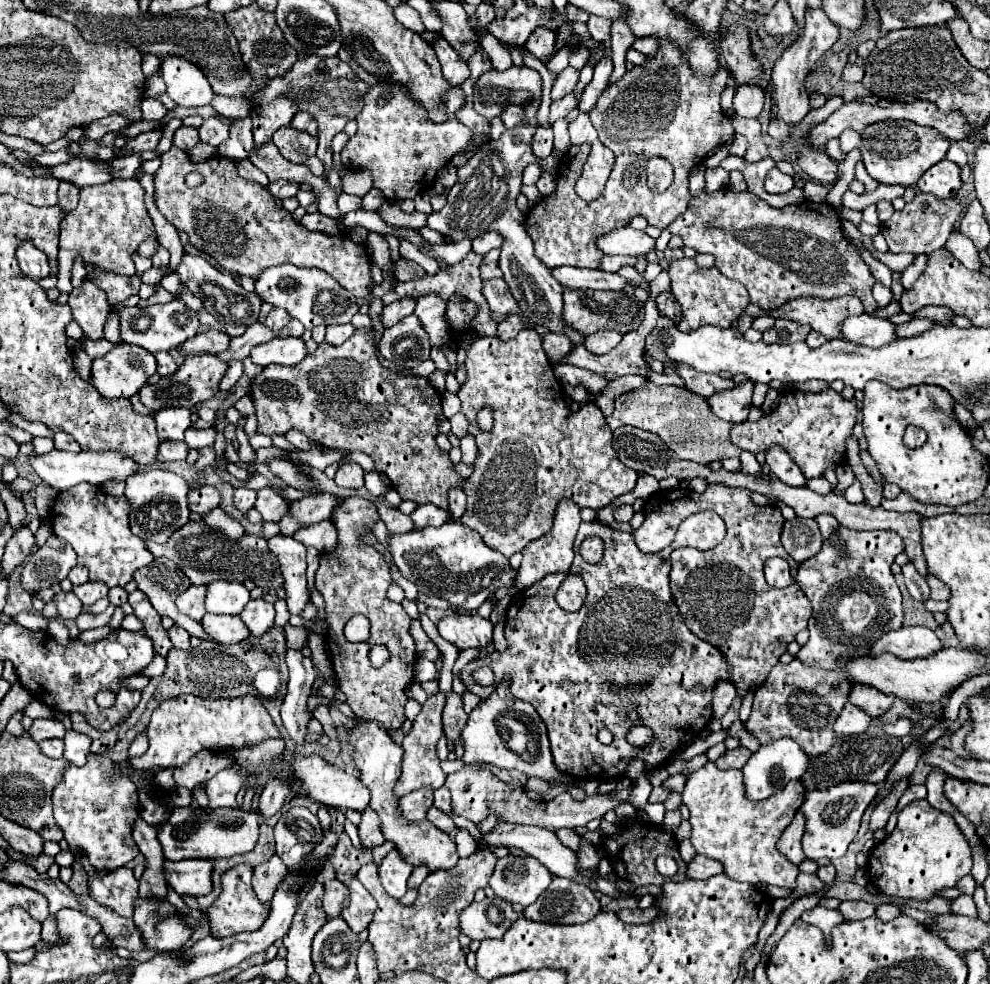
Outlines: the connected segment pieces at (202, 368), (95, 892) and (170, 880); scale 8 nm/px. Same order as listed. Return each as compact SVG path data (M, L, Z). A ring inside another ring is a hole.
M187 355L183 365L167 377L161 377L161 383L157 385L143 385L139 391L139 399L147 409L159 411L159 409L167 409L167 407L193 407L199 405L203 401L207 401L209 397L213 397L219 389L217 383L221 379L221 375L225 373L227 363L219 361L215 355Z
M129 867L95 875L89 879L89 895L103 907L113 909L121 917L133 915L133 903L137 899L139 881Z
M183 859L177 863L163 861L165 883L179 895L207 895L211 891L211 861L209 859Z

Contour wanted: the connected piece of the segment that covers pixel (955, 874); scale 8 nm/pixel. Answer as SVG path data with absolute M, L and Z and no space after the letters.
M927 799L911 801L899 811L897 827L867 857L869 881L887 897L913 899L917 903L937 897L941 889L955 887L971 871L971 849L955 819L931 807Z

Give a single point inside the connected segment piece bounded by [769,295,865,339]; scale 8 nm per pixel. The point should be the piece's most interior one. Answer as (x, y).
(824, 316)

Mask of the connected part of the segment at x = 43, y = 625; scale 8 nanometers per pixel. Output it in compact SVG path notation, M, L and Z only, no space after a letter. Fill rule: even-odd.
M29 612L21 613L19 616L19 625L32 630L47 630L48 621L43 615L36 615Z

